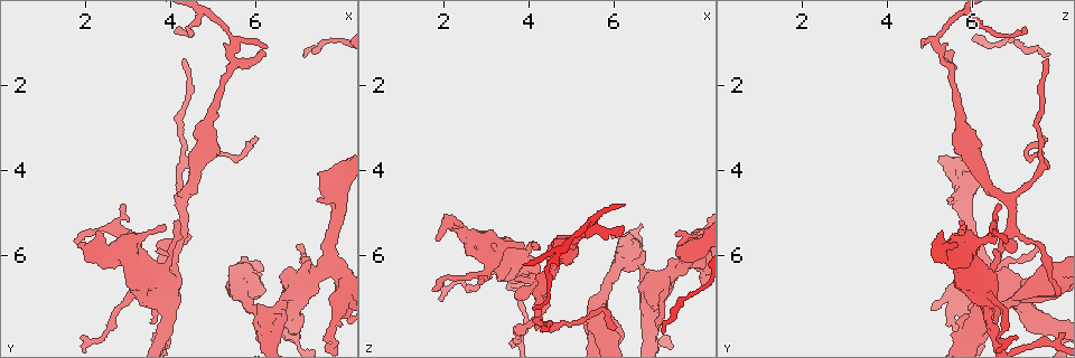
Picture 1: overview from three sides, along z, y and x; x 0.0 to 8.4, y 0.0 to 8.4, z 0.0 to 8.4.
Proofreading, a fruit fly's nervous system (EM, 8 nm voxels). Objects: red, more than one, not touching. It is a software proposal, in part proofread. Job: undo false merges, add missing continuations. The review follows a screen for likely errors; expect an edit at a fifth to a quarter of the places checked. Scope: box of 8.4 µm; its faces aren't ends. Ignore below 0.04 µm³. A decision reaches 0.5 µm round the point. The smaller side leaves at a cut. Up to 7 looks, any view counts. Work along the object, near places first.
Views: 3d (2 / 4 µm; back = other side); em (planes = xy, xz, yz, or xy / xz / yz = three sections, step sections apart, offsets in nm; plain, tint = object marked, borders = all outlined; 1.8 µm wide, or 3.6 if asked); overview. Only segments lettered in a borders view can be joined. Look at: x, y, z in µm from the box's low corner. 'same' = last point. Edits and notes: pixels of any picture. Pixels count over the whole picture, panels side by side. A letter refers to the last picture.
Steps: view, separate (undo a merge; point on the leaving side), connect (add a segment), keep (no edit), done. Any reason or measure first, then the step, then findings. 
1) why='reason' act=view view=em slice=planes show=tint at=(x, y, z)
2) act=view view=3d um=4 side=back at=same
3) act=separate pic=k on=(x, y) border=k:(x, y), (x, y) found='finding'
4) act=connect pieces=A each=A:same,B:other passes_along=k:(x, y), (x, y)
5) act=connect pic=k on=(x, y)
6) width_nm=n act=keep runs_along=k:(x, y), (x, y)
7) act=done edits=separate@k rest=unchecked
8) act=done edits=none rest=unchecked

why='thin end' act=view view=3d um=4 at=(2.85, 4.75, 6.60)

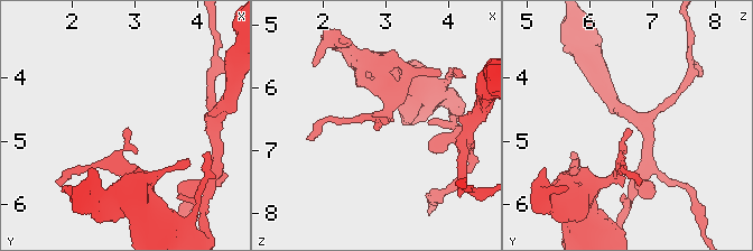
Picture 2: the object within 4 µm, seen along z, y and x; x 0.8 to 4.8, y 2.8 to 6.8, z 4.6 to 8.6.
act=view view=em slice=planes show=plain at=(2.85, 4.80, 6.55)

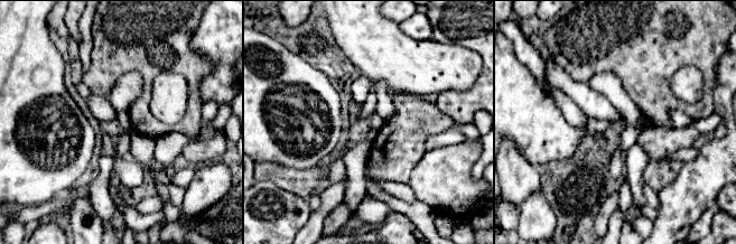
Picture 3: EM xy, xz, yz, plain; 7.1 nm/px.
act=view view=em slice=planes show=borders at=same

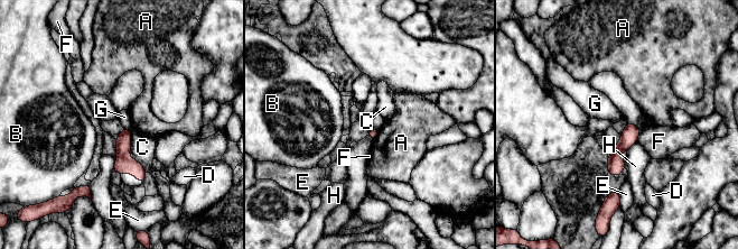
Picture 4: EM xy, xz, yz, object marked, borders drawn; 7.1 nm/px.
act=keep each=A:other,B:other,C:other,D:other,E:other,F:other,G:other,H:other border=4:(123, 127), (131, 129) found='no lettered segment goes on from it'

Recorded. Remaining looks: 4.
why='tapers out' act=view view=3d um=2 at=(7.05, 5.80, 7.70)

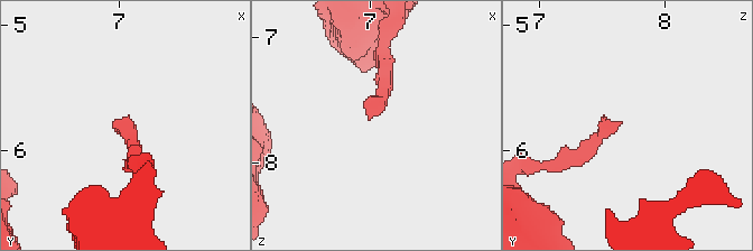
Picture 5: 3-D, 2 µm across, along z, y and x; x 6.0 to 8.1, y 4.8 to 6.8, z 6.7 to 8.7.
why='need the tissue' act=view view=em slice=planes show=borders at=(7.00, 5.76, 7.66)

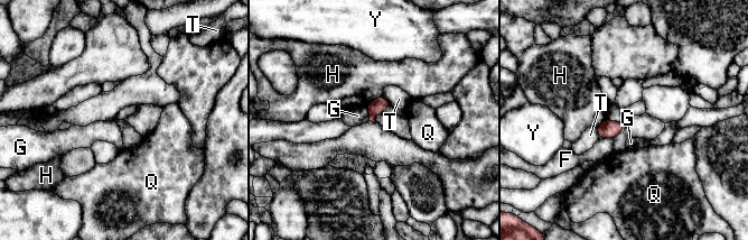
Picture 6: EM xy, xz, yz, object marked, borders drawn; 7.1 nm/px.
act=keep each=F:other,G:other,H:other,Q:other,T:other,Y:other border=6:(365, 105), (370, 120) found='no lettered segment goes on from it'

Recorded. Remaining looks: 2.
act=done edits=none rest=unchecked

